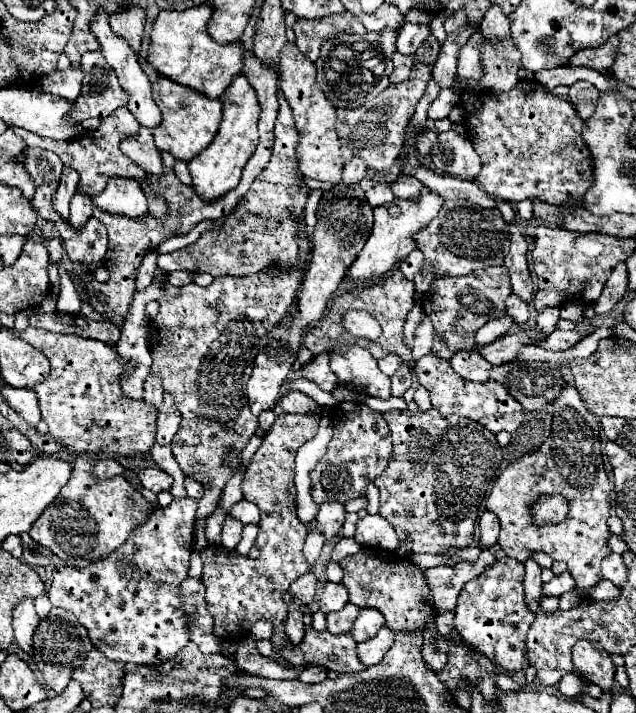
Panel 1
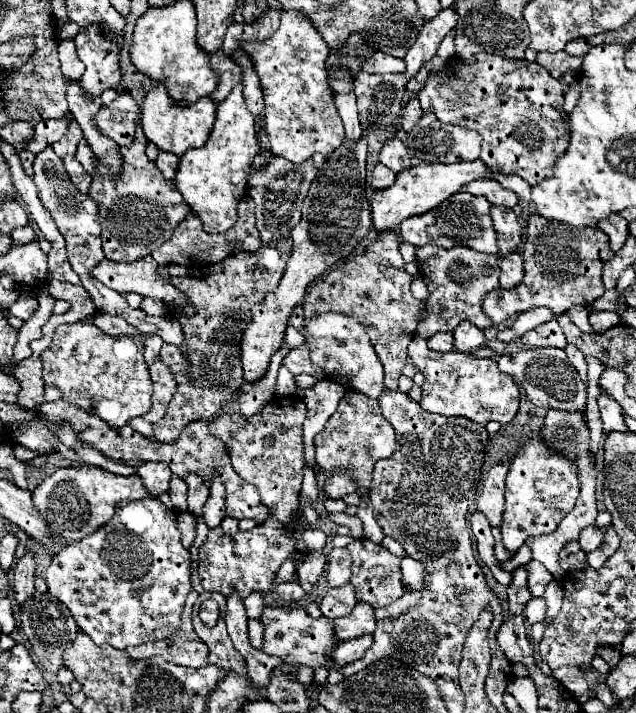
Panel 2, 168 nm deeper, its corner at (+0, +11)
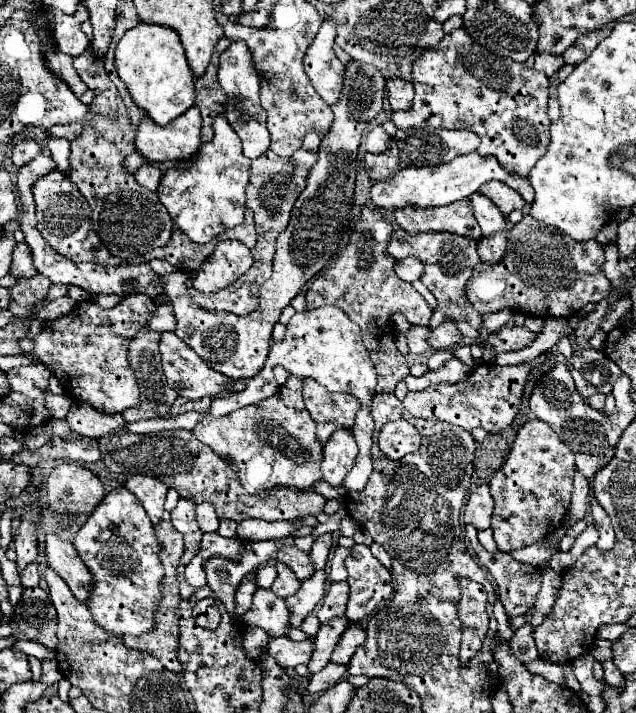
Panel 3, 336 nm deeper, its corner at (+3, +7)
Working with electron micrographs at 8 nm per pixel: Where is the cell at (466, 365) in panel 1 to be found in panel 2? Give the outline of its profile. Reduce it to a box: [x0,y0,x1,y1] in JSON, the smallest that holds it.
[427,332,453,352]

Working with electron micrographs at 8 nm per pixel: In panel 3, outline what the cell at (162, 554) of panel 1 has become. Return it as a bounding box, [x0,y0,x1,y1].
[72,486,164,636]

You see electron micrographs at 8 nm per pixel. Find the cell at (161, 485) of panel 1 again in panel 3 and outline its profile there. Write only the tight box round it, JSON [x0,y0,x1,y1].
[124,476,168,526]

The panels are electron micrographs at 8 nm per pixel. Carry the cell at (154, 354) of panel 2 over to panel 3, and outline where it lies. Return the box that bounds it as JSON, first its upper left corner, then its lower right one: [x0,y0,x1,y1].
[148,296,176,330]

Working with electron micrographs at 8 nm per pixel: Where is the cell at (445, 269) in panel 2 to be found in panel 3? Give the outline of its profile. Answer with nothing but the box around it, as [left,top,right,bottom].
[388,228,480,330]

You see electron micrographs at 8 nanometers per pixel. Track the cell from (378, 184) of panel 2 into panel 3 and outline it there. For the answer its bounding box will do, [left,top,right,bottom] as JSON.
[364,138,400,180]

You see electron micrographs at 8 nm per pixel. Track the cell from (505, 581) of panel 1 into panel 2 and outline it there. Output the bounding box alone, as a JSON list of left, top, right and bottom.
[501,434,579,554]

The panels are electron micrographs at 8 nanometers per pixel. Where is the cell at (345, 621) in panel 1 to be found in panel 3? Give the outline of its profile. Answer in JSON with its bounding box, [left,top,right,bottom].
[316,582,348,622]

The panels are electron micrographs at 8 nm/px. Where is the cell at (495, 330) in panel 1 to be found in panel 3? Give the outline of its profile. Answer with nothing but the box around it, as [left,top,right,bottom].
[466,216,612,318]

